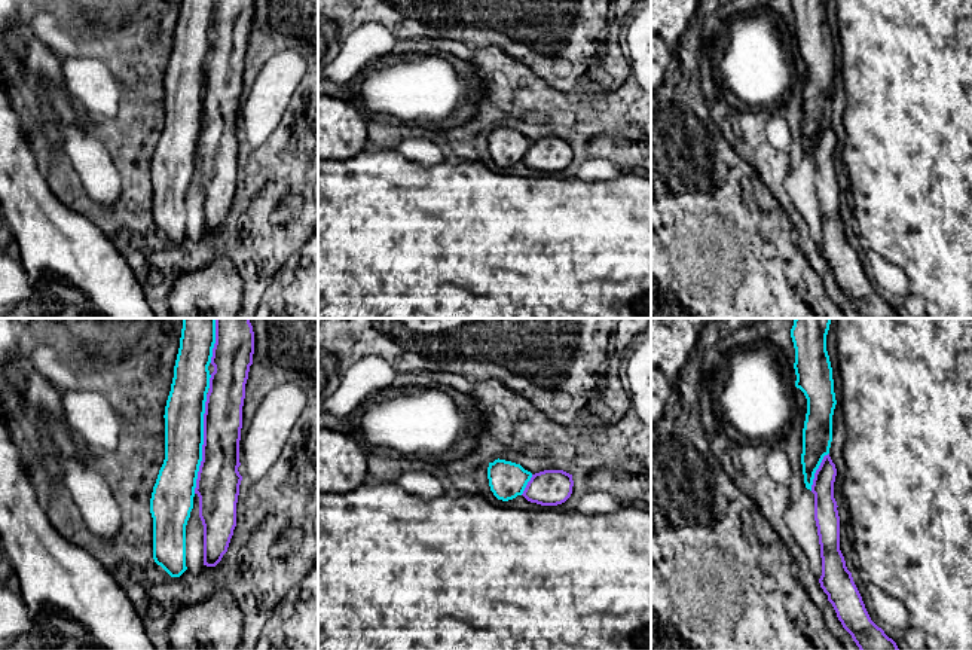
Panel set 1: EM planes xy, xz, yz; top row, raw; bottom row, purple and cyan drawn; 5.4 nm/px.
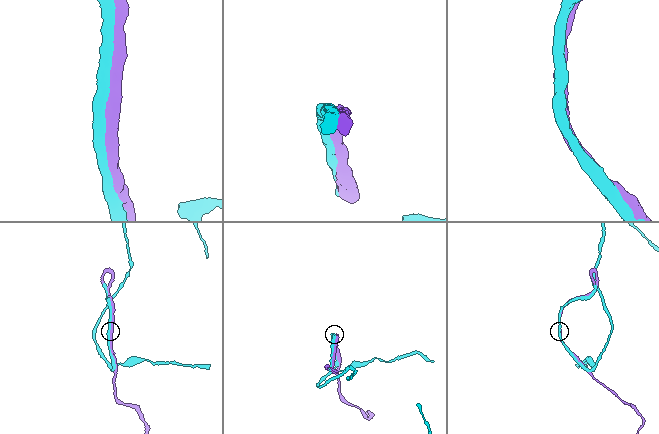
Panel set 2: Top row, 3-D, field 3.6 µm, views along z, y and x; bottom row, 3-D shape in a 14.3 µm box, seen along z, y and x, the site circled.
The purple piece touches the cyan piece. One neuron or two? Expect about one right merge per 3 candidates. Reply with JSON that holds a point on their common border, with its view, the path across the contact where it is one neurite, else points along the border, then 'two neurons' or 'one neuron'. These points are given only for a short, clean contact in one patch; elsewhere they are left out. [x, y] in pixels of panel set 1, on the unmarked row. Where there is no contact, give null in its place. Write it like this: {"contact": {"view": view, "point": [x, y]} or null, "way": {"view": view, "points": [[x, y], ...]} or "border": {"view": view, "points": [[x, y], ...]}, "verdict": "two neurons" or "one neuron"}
{"contact": {"view": "xy", "point": [204, 110]}, "verdict": "one neuron"}

